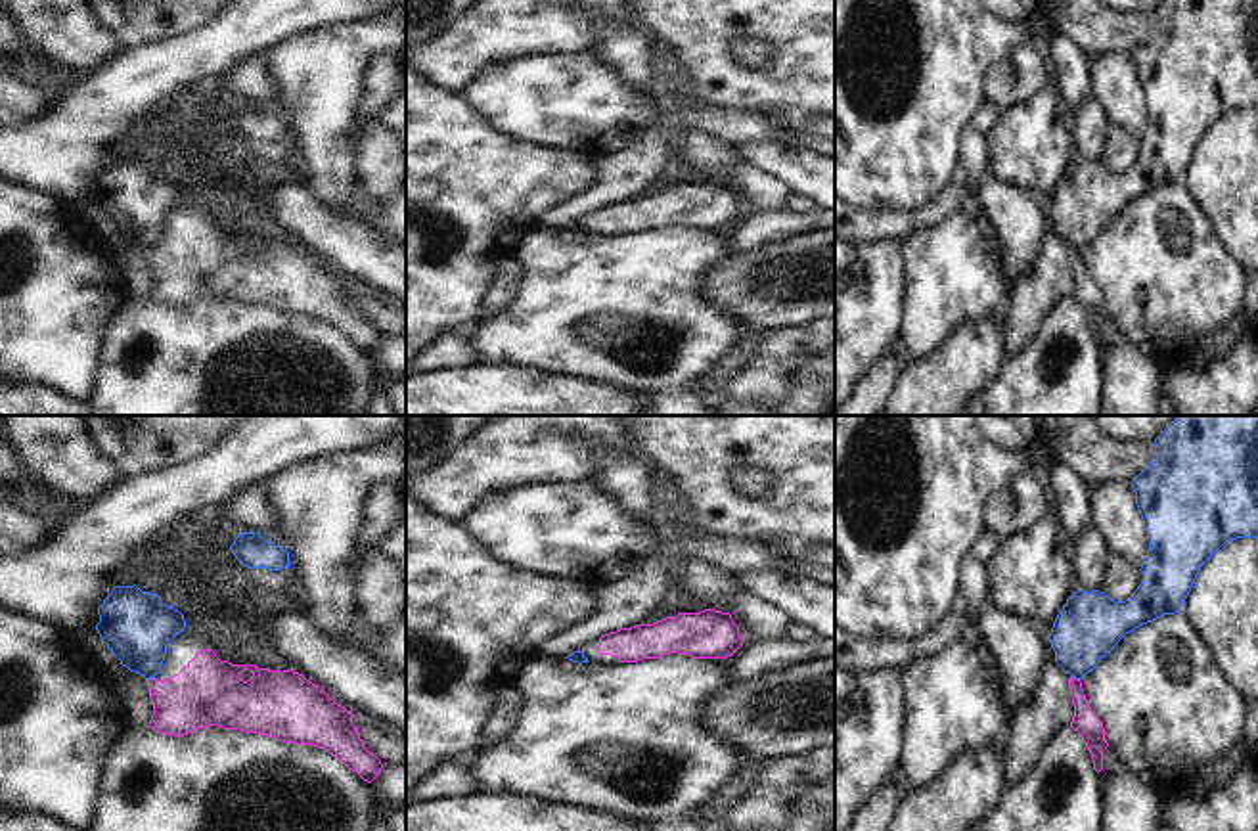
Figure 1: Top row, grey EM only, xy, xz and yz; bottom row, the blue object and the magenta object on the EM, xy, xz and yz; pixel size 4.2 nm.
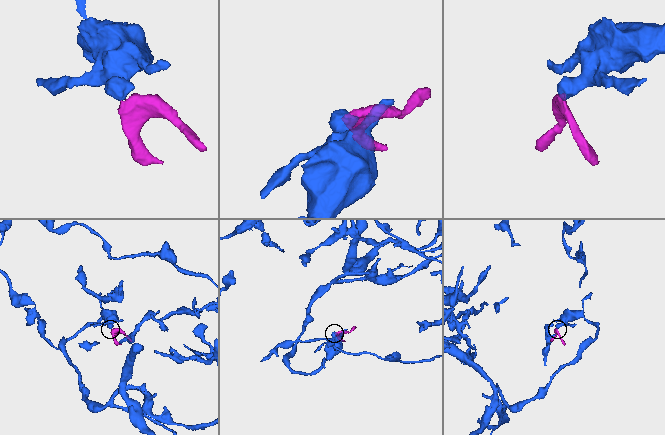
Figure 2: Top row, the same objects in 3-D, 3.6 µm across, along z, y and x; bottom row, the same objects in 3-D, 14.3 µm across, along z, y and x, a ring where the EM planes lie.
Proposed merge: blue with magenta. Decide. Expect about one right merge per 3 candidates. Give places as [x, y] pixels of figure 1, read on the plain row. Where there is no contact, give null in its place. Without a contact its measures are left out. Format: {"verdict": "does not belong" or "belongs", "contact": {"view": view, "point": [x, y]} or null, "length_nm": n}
{"verdict": "does not belong", "contact": {"view": "yz", "point": [1075, 247]}, "length_nm": 40}

